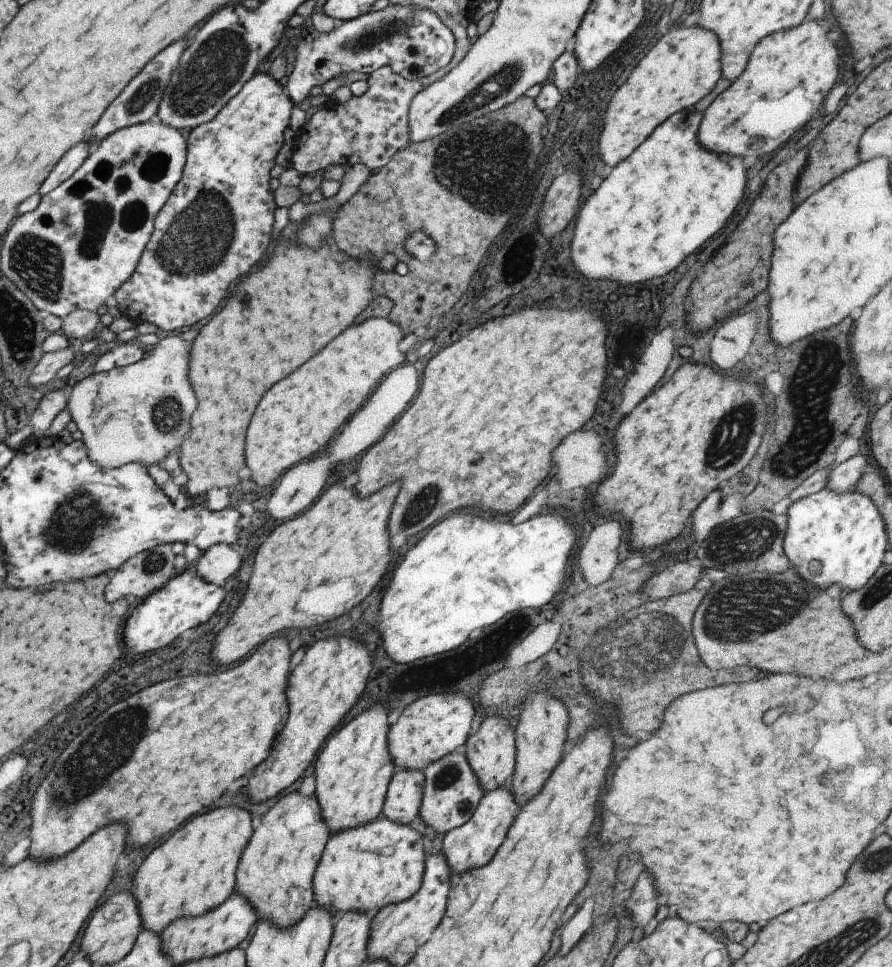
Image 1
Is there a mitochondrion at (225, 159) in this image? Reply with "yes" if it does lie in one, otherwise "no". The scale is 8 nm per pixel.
no

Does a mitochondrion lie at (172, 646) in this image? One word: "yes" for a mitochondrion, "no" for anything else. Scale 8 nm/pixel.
no

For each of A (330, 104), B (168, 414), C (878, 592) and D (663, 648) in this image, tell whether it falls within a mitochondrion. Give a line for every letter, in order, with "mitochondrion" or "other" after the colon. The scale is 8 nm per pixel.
A: other
B: mitochondrion
C: mitochondrion
D: mitochondrion

